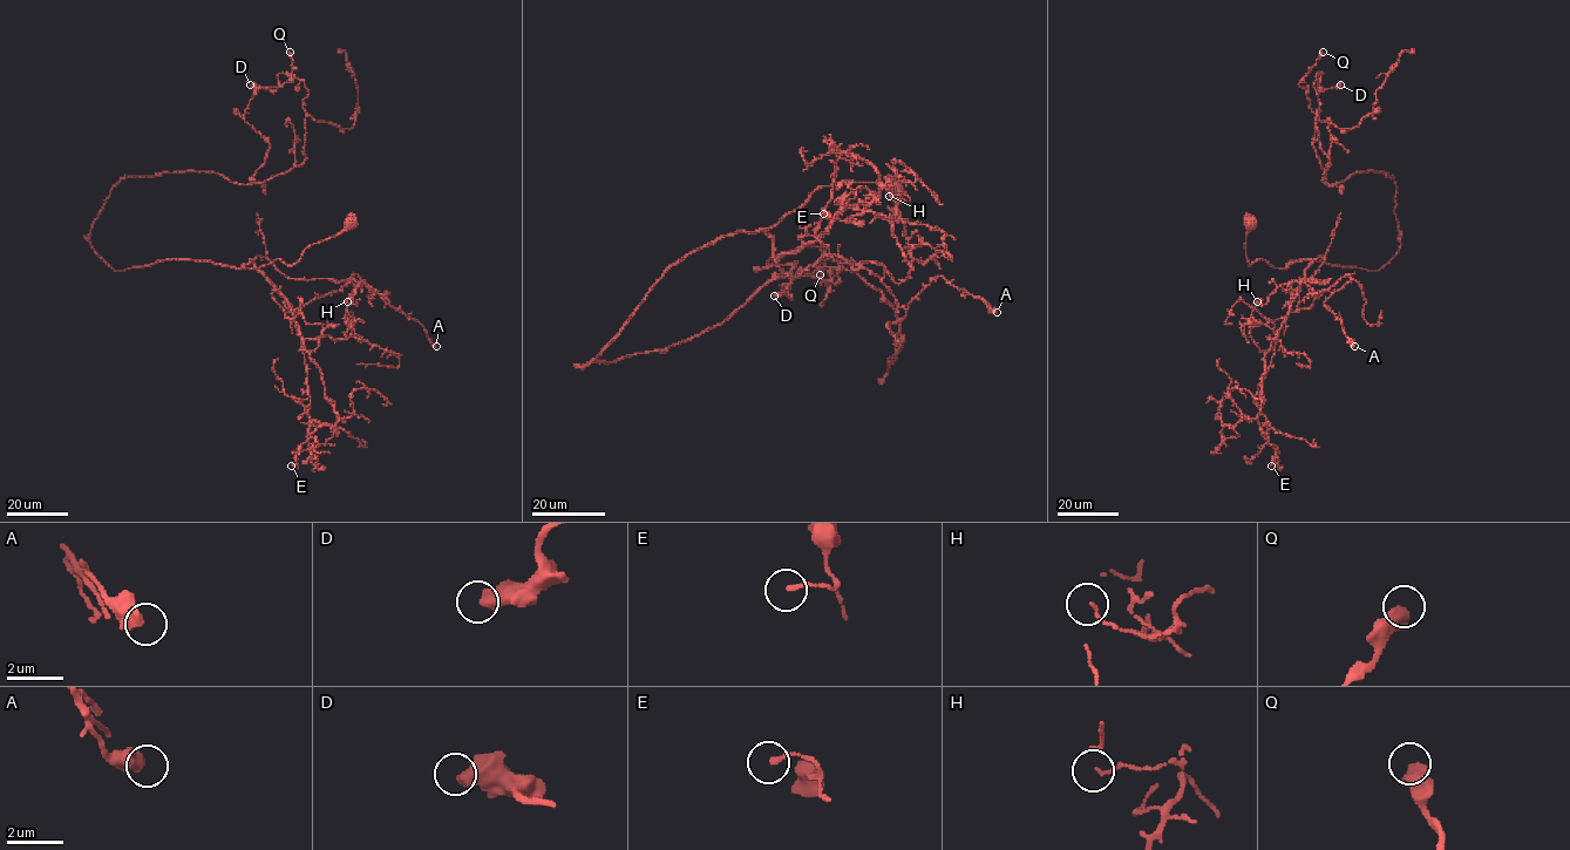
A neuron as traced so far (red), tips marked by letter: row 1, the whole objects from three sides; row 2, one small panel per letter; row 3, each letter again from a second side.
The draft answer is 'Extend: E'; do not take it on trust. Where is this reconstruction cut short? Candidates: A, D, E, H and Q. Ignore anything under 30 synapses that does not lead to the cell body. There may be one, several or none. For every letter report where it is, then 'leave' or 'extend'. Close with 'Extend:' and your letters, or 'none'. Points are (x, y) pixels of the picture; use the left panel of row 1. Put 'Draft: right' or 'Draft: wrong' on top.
Draft: wrong
A: at (436, 346); leave
D: at (250, 84); leave
E: at (291, 466); leave
H: at (347, 301); leave
Q: at (290, 52); leave
Extend: none

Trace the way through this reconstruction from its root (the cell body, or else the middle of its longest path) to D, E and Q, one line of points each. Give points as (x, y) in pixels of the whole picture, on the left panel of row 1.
D: (351, 223), (291, 265), (114, 270), (94, 250), (124, 177), (250, 184), (301, 164), (305, 82), (250, 84)
E: (351, 223), (291, 265), (244, 266), (250, 259), (287, 303), (338, 415), (326, 443), (291, 466)
Q: (351, 223), (291, 265), (114, 270), (90, 245), (124, 177), (247, 184), (270, 143), (245, 109), (290, 52)

